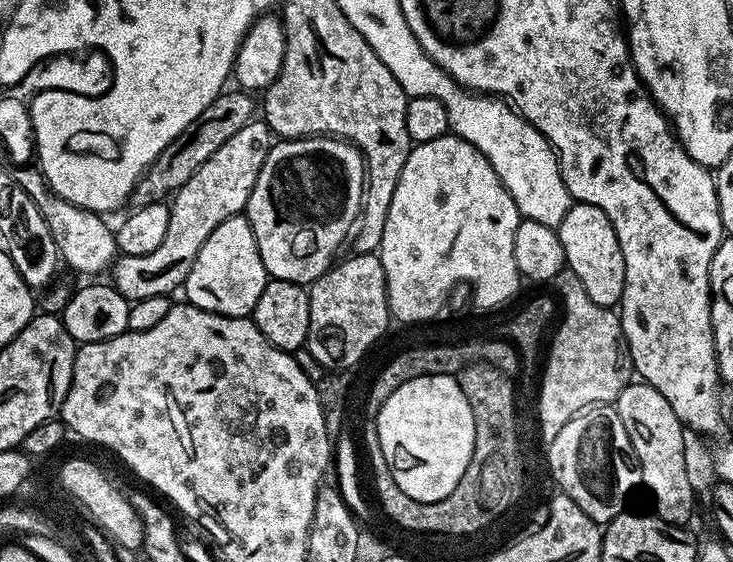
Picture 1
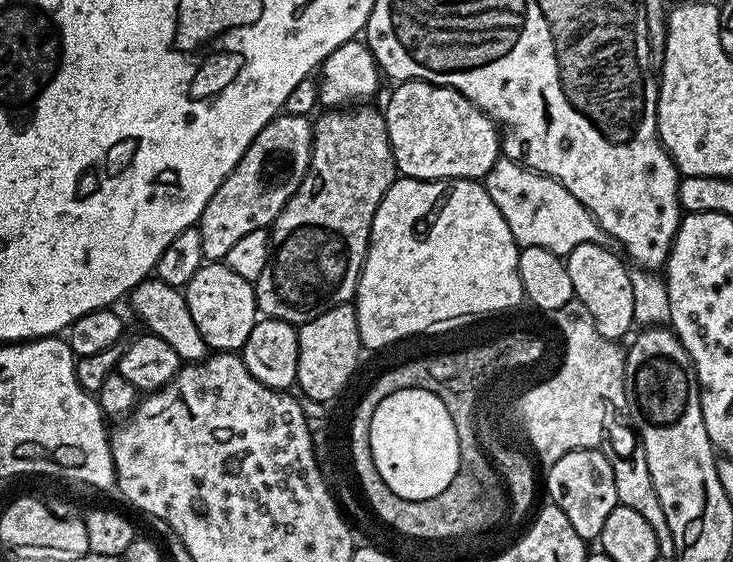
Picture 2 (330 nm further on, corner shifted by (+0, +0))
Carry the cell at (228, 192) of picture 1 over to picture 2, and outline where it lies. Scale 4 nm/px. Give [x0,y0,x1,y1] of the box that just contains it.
[198,116,314,261]

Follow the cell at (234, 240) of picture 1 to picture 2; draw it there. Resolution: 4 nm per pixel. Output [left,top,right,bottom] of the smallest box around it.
[182,262,258,353]

